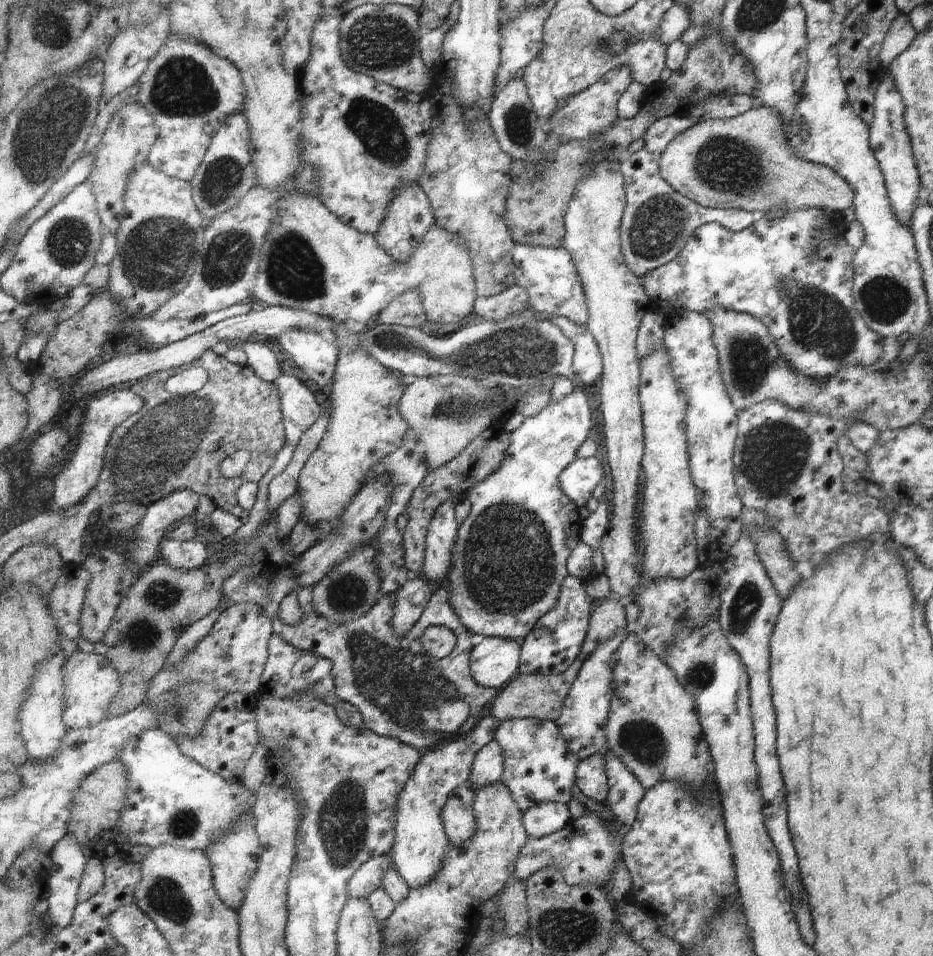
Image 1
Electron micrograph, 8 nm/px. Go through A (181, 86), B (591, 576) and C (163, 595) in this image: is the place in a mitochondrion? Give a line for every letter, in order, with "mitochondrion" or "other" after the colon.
A: mitochondrion
B: other
C: mitochondrion

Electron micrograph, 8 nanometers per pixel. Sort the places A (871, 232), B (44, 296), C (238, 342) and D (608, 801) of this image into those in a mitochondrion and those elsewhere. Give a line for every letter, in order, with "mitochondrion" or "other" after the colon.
A: other
B: other
C: other
D: other

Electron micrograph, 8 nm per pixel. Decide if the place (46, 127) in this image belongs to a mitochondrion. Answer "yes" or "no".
yes

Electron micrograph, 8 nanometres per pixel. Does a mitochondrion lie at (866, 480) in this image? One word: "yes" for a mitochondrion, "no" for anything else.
no

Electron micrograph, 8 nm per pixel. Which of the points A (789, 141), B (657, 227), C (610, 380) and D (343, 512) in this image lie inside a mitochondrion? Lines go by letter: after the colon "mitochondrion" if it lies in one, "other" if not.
A: other
B: mitochondrion
C: other
D: other

